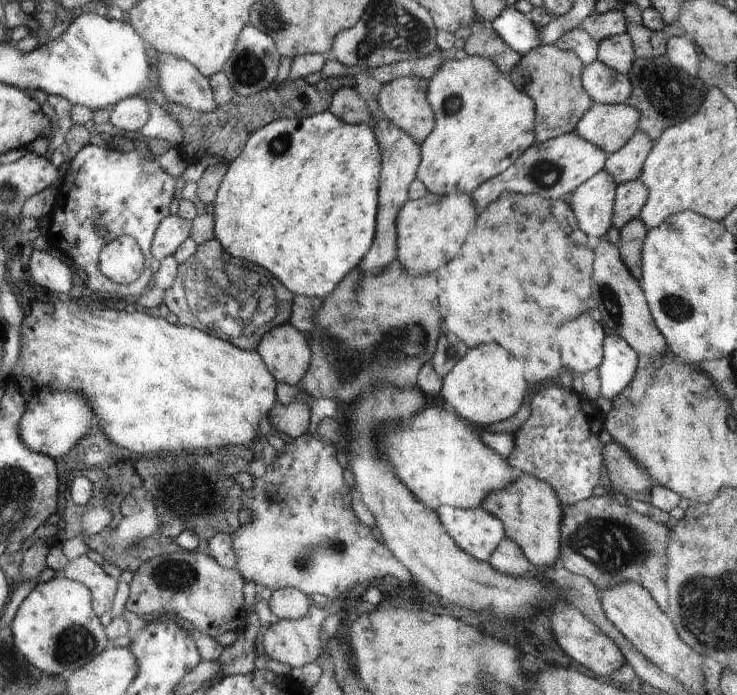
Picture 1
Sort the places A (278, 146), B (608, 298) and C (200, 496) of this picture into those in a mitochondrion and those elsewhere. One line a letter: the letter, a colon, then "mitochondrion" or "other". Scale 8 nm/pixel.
A: mitochondrion
B: mitochondrion
C: mitochondrion

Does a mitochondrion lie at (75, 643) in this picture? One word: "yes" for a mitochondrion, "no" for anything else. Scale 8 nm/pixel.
yes

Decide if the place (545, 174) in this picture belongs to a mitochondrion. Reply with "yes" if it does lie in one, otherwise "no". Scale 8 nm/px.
yes

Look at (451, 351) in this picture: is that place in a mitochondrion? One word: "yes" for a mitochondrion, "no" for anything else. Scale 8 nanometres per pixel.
yes

